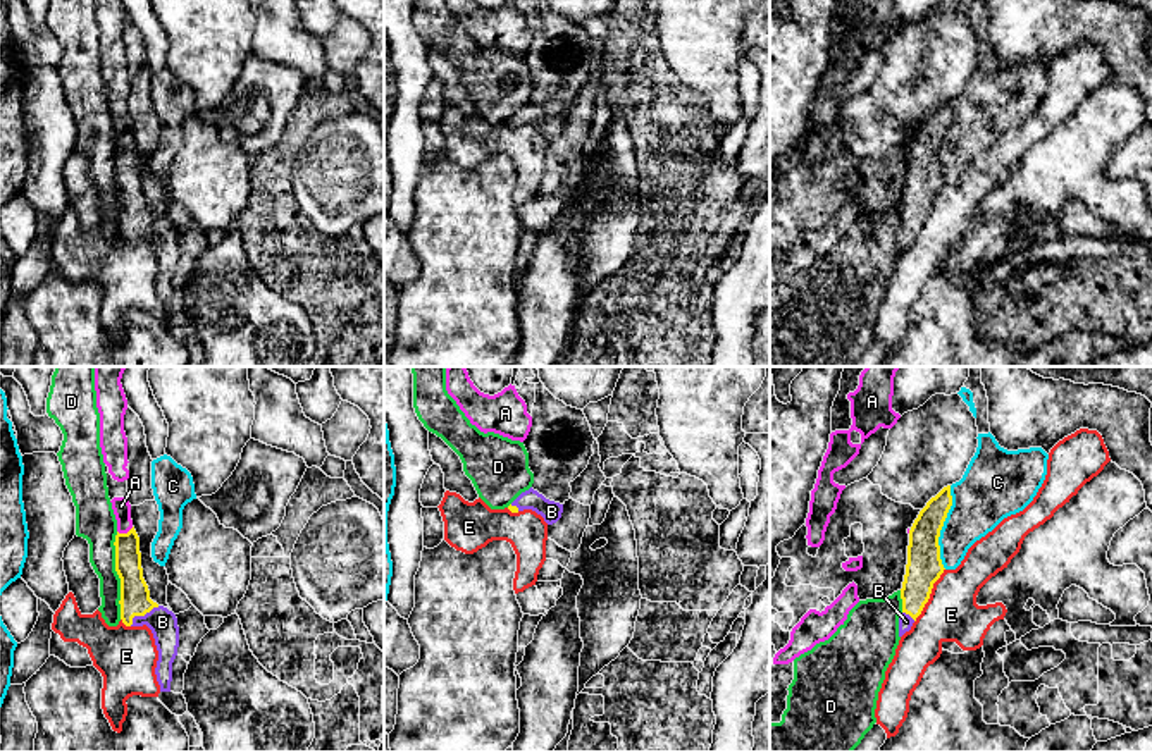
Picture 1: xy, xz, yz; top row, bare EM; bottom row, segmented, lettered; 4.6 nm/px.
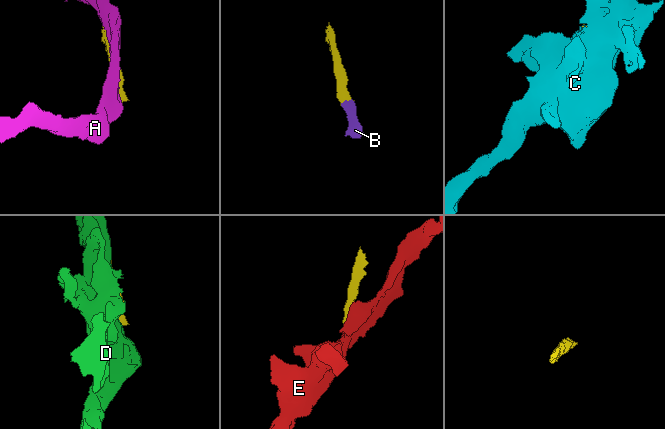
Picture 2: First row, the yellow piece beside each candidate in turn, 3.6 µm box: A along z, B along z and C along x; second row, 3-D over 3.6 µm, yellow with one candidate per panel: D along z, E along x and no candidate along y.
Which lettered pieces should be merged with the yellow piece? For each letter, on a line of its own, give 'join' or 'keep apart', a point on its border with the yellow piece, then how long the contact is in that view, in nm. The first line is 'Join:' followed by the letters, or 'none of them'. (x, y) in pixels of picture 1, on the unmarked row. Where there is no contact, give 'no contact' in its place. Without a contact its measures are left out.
Join: B
A: keep apart; meets yellow in xy at (124, 148); contact 80 nm long
B: join; meets yellow in xy at (142, 229); contact 170 nm long
C: keep apart; meets yellow in yz at (942, 140); contact 400 nm long
D: keep apart; meets yellow in xy at (117, 188); contact 400 nm long
E: keep apart; meets yellow in yz at (929, 210); contact 300 nm long

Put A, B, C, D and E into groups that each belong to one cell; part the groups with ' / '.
A / B / C / D / E

